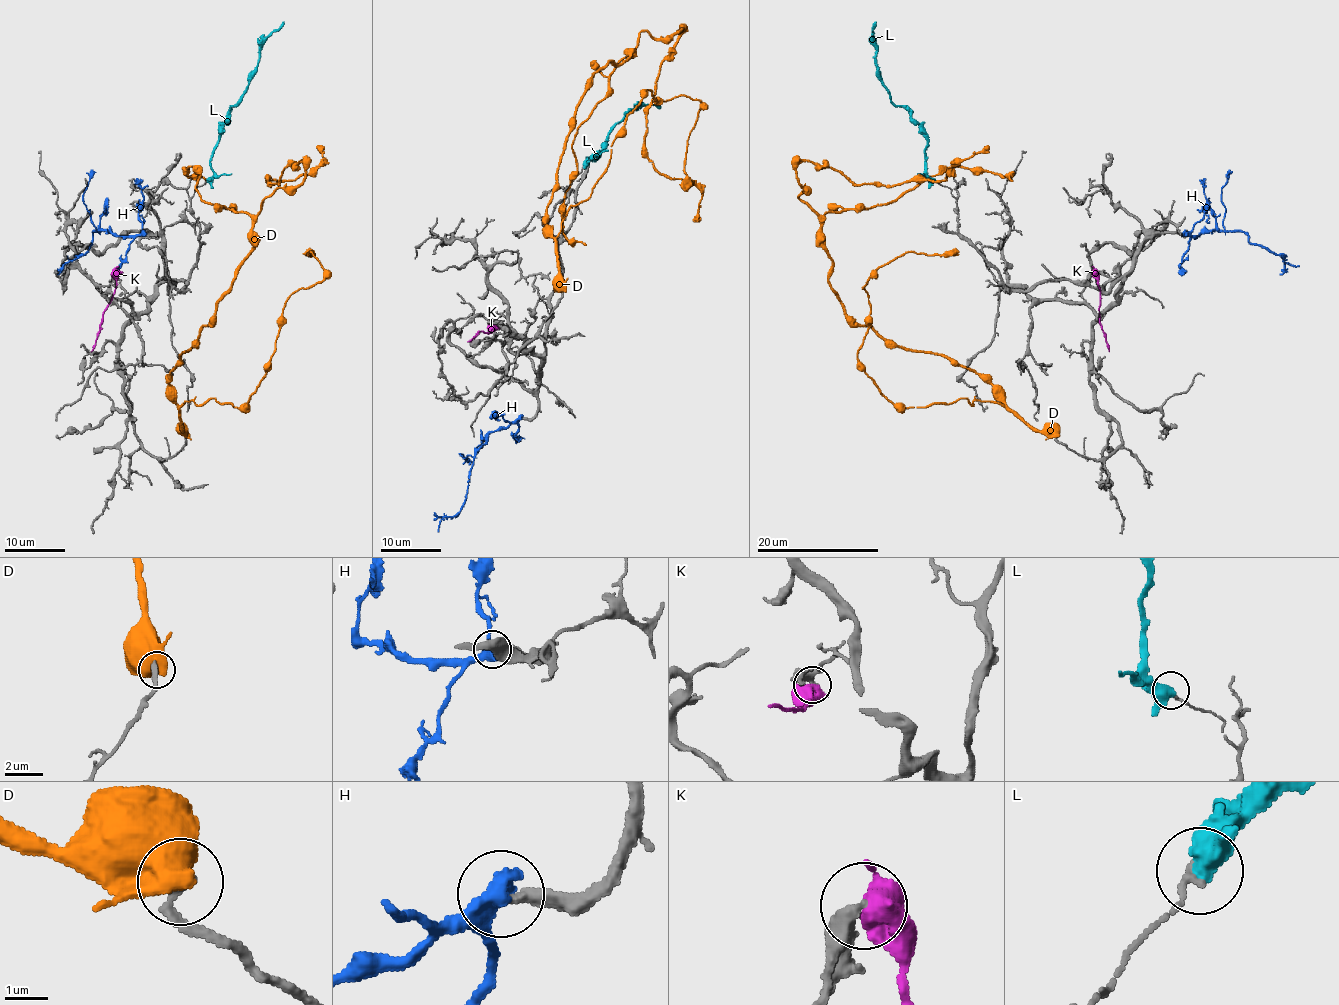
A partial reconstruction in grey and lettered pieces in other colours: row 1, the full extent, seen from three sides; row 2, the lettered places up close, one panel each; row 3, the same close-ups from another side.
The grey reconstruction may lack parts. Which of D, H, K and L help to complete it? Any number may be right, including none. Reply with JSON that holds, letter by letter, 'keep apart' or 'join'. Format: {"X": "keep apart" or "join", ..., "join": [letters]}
{"D": "keep apart", "H": "join", "K": "keep apart", "L": "keep apart", "join": ["H"]}

